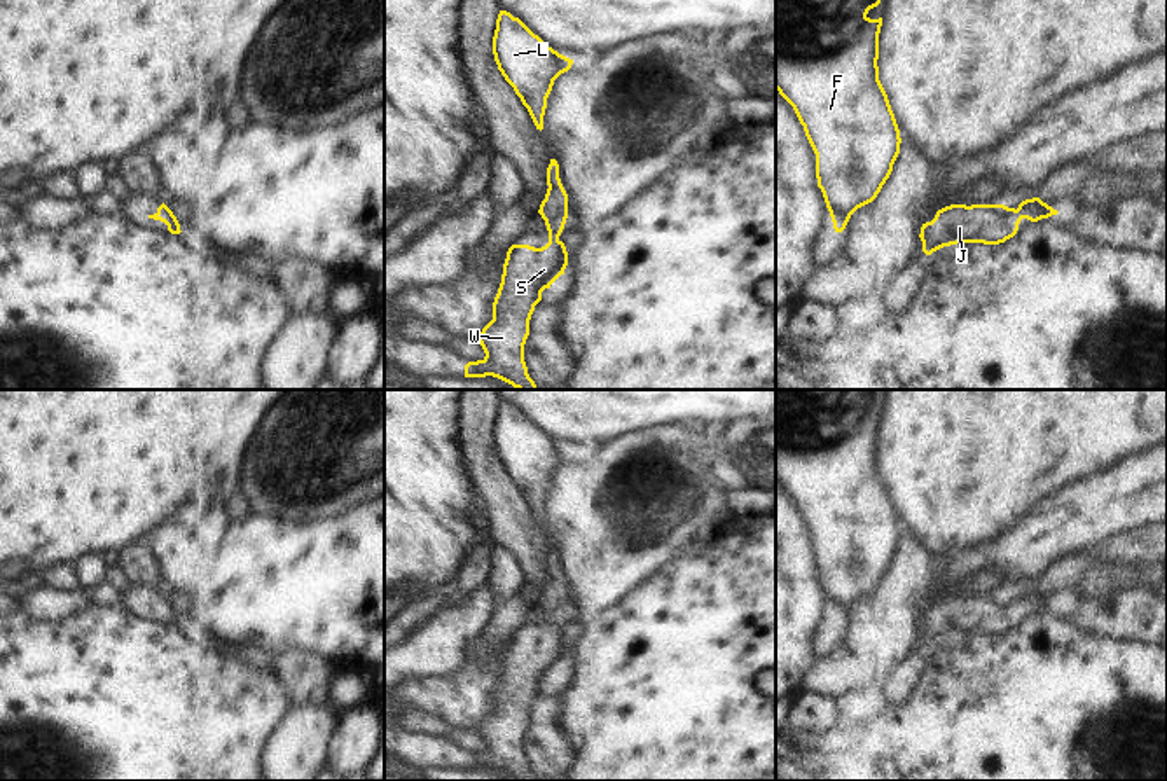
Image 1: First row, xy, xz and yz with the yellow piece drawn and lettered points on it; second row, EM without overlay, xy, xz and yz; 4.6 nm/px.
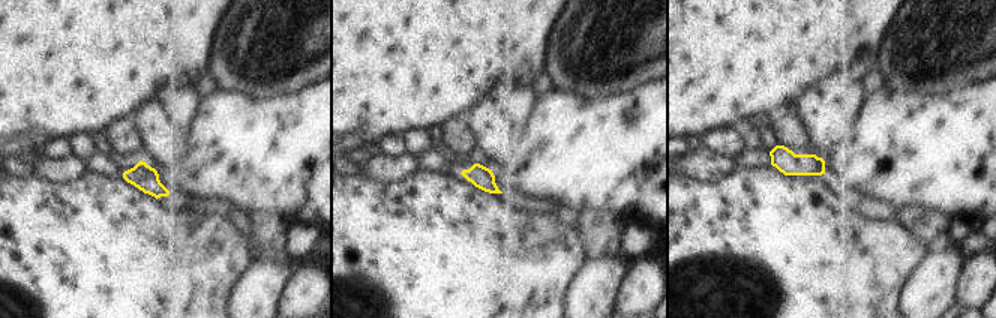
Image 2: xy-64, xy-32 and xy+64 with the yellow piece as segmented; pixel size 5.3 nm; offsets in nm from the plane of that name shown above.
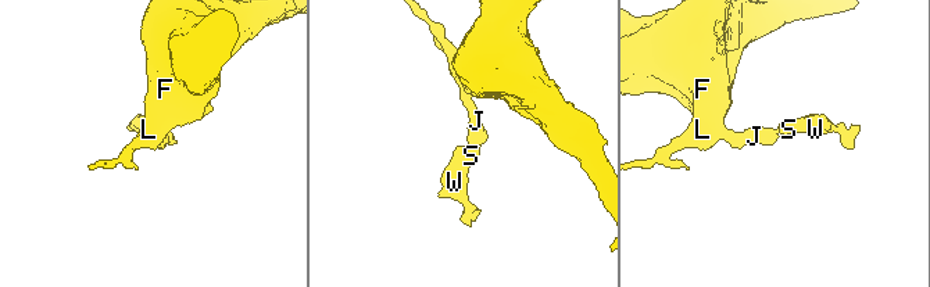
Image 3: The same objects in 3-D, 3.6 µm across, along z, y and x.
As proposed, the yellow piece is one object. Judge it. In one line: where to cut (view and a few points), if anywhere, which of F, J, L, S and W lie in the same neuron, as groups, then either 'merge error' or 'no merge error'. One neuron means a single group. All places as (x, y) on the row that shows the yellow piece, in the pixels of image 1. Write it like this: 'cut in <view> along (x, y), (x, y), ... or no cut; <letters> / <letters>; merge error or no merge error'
no cut; F J L S W; no merge error

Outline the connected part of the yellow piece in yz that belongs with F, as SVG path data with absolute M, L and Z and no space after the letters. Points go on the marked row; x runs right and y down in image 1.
M776 0L776 89L793 107L816 154L816 178L835 232L851 215L872 203L893 171L900 154L900 129L879 80L879 33L882 17L867 14L880 0Z

